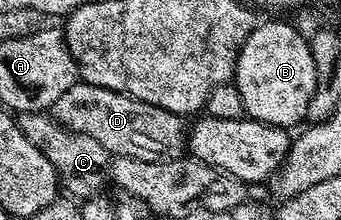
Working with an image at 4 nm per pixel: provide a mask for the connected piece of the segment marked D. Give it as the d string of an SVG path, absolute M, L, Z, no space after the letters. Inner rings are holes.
M77 83L66 91L66 95L62 95L62 99L58 99L58 103L52 105L50 113L64 128L90 135L90 139L98 139L112 157L173 161L186 153L188 129L181 114L154 107L106 87Z

